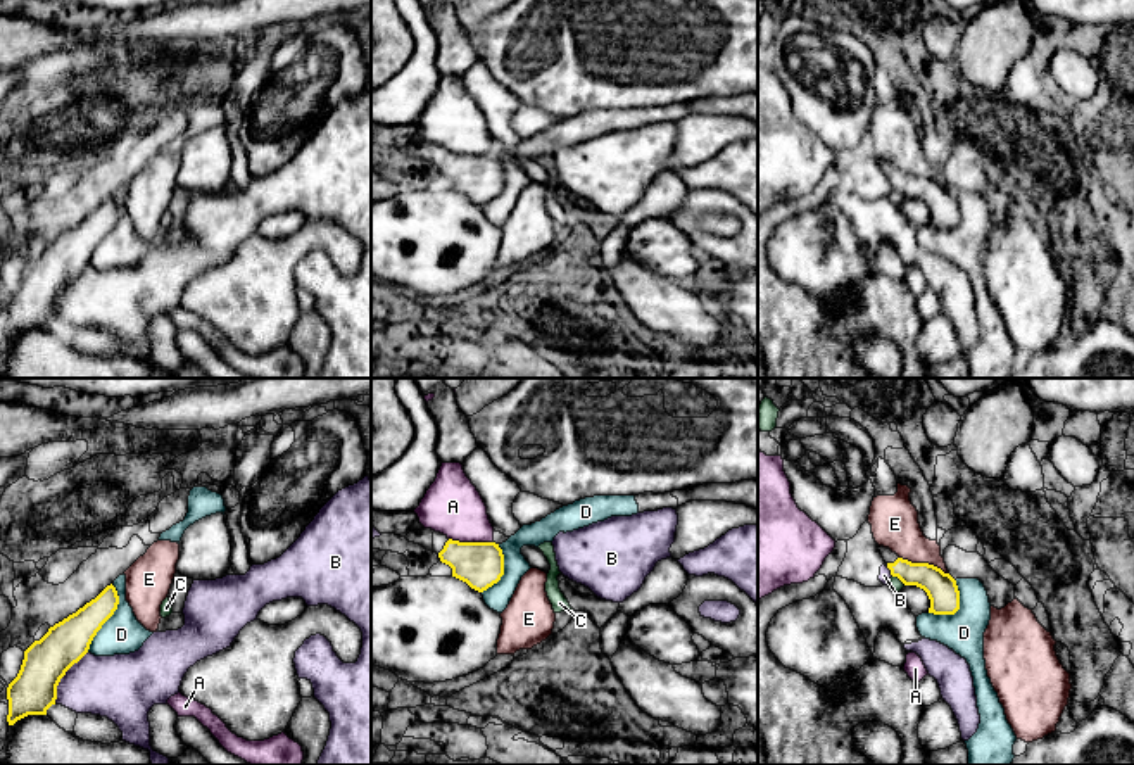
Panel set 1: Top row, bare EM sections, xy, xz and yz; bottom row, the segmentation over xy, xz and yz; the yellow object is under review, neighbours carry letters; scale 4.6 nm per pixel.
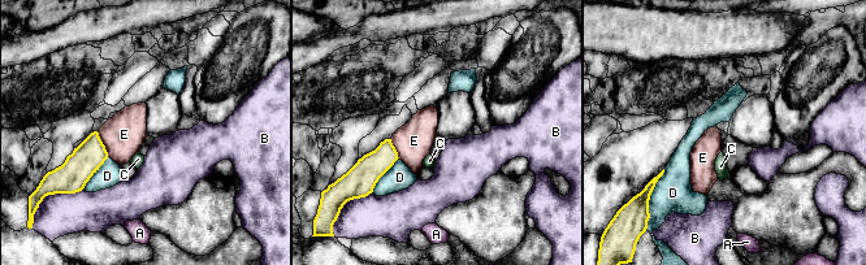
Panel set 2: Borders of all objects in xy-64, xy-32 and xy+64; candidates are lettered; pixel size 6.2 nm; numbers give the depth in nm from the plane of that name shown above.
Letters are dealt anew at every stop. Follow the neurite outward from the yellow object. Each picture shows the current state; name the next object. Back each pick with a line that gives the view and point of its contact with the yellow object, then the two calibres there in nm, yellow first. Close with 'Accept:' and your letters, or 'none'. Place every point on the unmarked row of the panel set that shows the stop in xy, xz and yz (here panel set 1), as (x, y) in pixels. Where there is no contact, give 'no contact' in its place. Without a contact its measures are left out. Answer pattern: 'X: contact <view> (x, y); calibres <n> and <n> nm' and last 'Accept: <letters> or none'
Accept: none

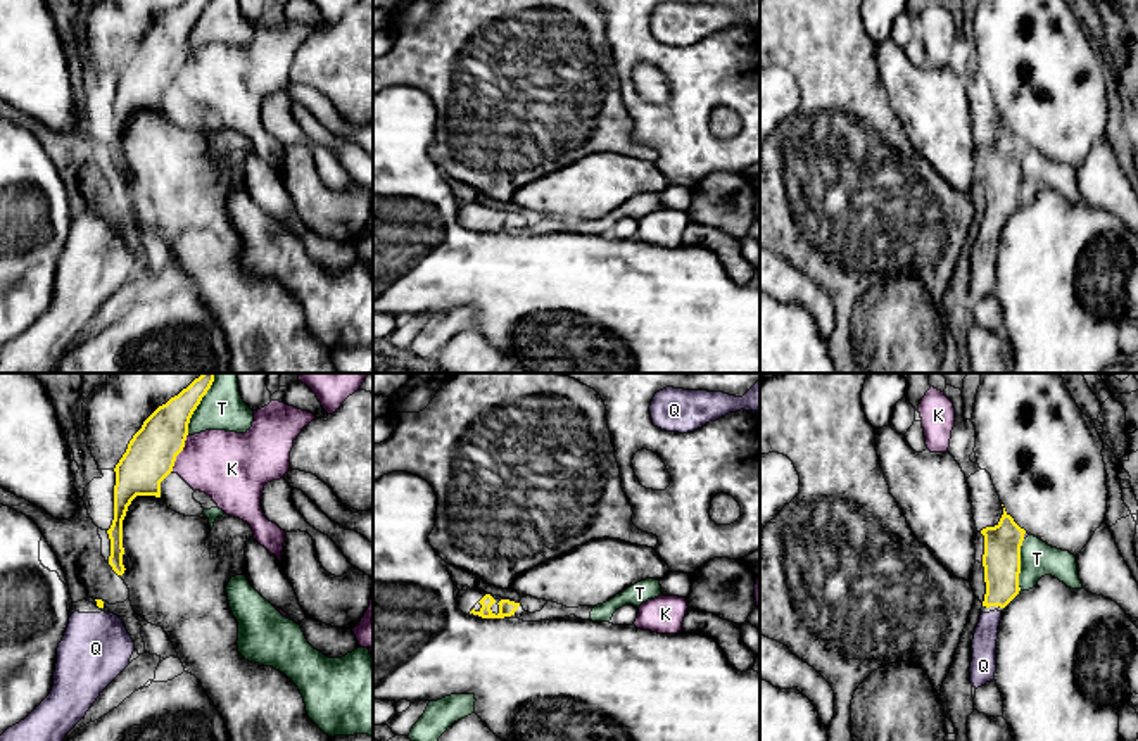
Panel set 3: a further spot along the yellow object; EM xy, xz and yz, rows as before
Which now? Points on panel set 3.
Q: no contact
Accept: Q

